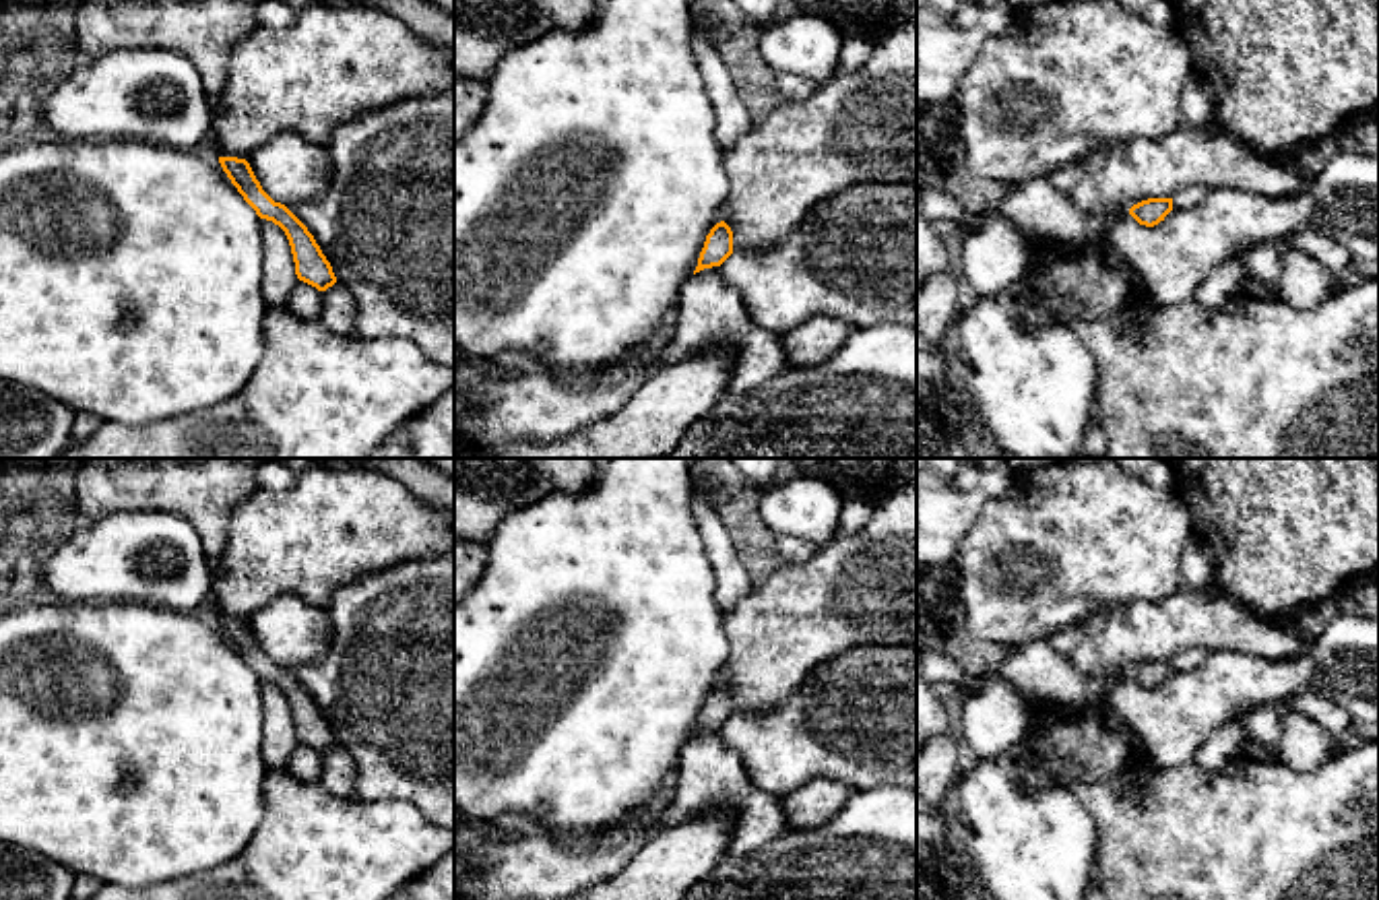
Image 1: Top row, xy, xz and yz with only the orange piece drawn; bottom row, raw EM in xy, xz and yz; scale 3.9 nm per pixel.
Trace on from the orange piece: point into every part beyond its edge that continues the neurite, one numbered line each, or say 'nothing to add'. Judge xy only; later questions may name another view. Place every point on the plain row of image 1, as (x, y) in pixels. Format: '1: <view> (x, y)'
nothing to add

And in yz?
nothing to add

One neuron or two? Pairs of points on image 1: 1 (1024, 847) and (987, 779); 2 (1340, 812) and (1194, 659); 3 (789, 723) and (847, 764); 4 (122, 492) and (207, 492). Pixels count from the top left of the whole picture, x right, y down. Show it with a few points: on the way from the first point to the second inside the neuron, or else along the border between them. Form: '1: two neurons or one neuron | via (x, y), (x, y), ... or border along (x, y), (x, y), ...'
1: one neuron | via (1024, 830), (991, 795)
2: two neurons | border along (1210, 653), (1192, 673), (1177, 676), (1173, 671)
3: one neuron | via (804, 737), (812, 737), (832, 752)
4: one neuron | via (143, 492), (186, 492)

